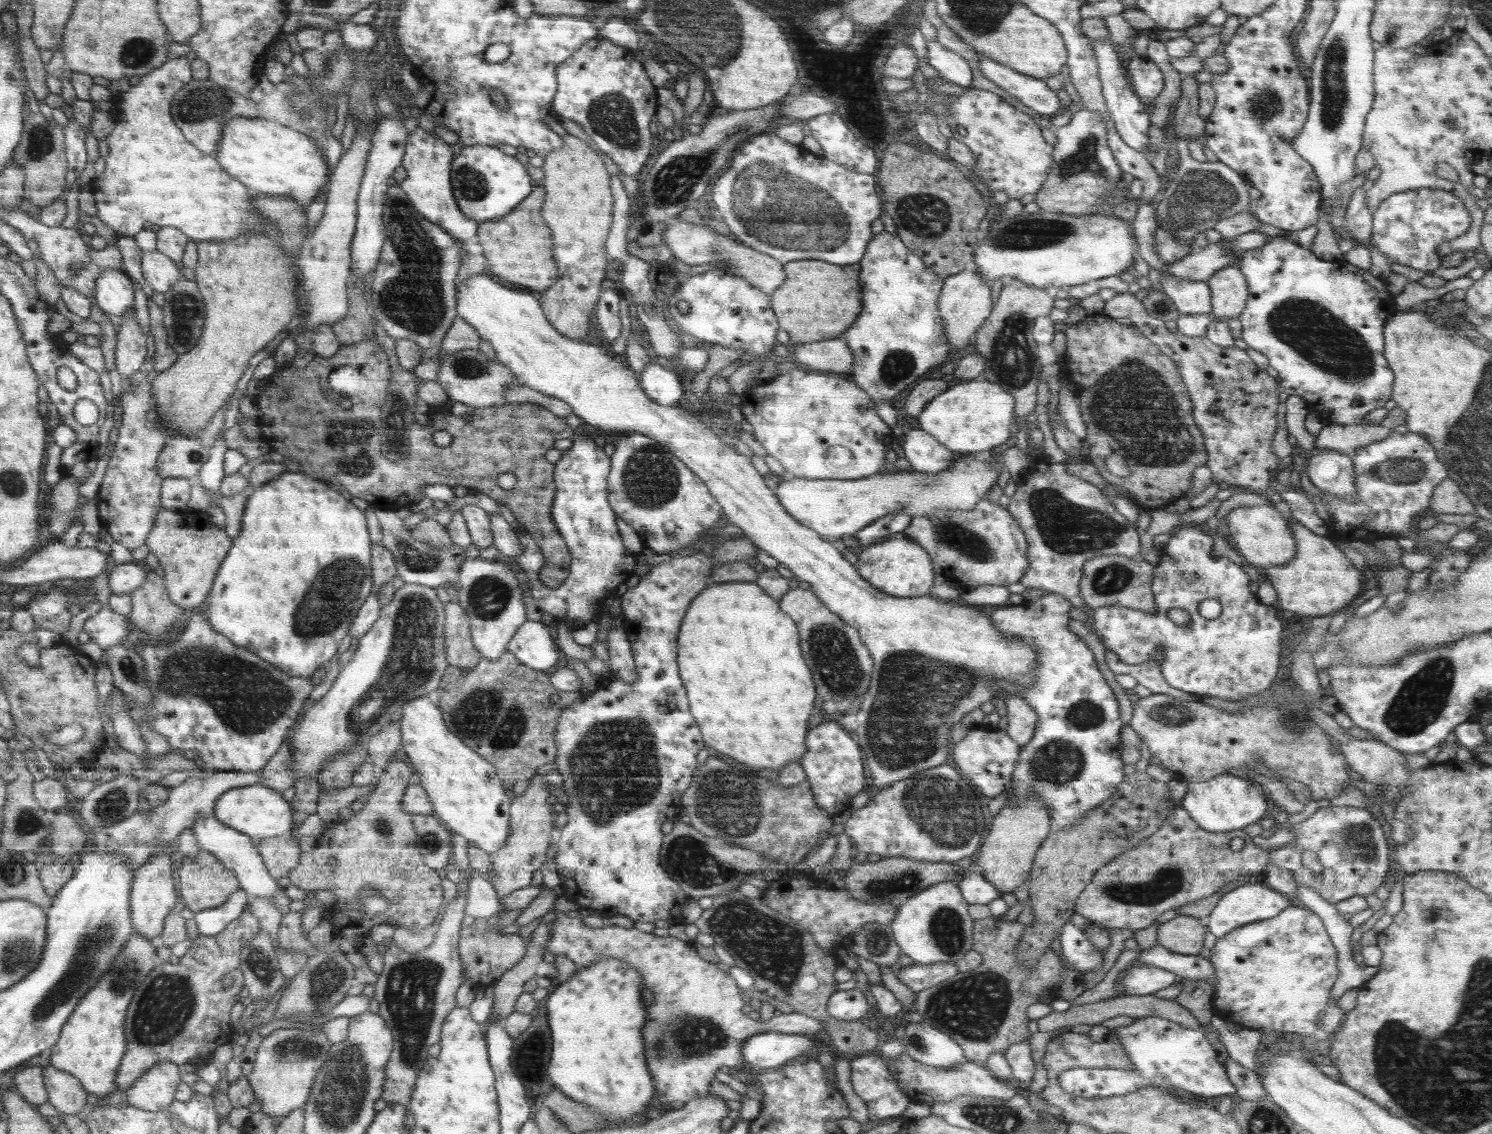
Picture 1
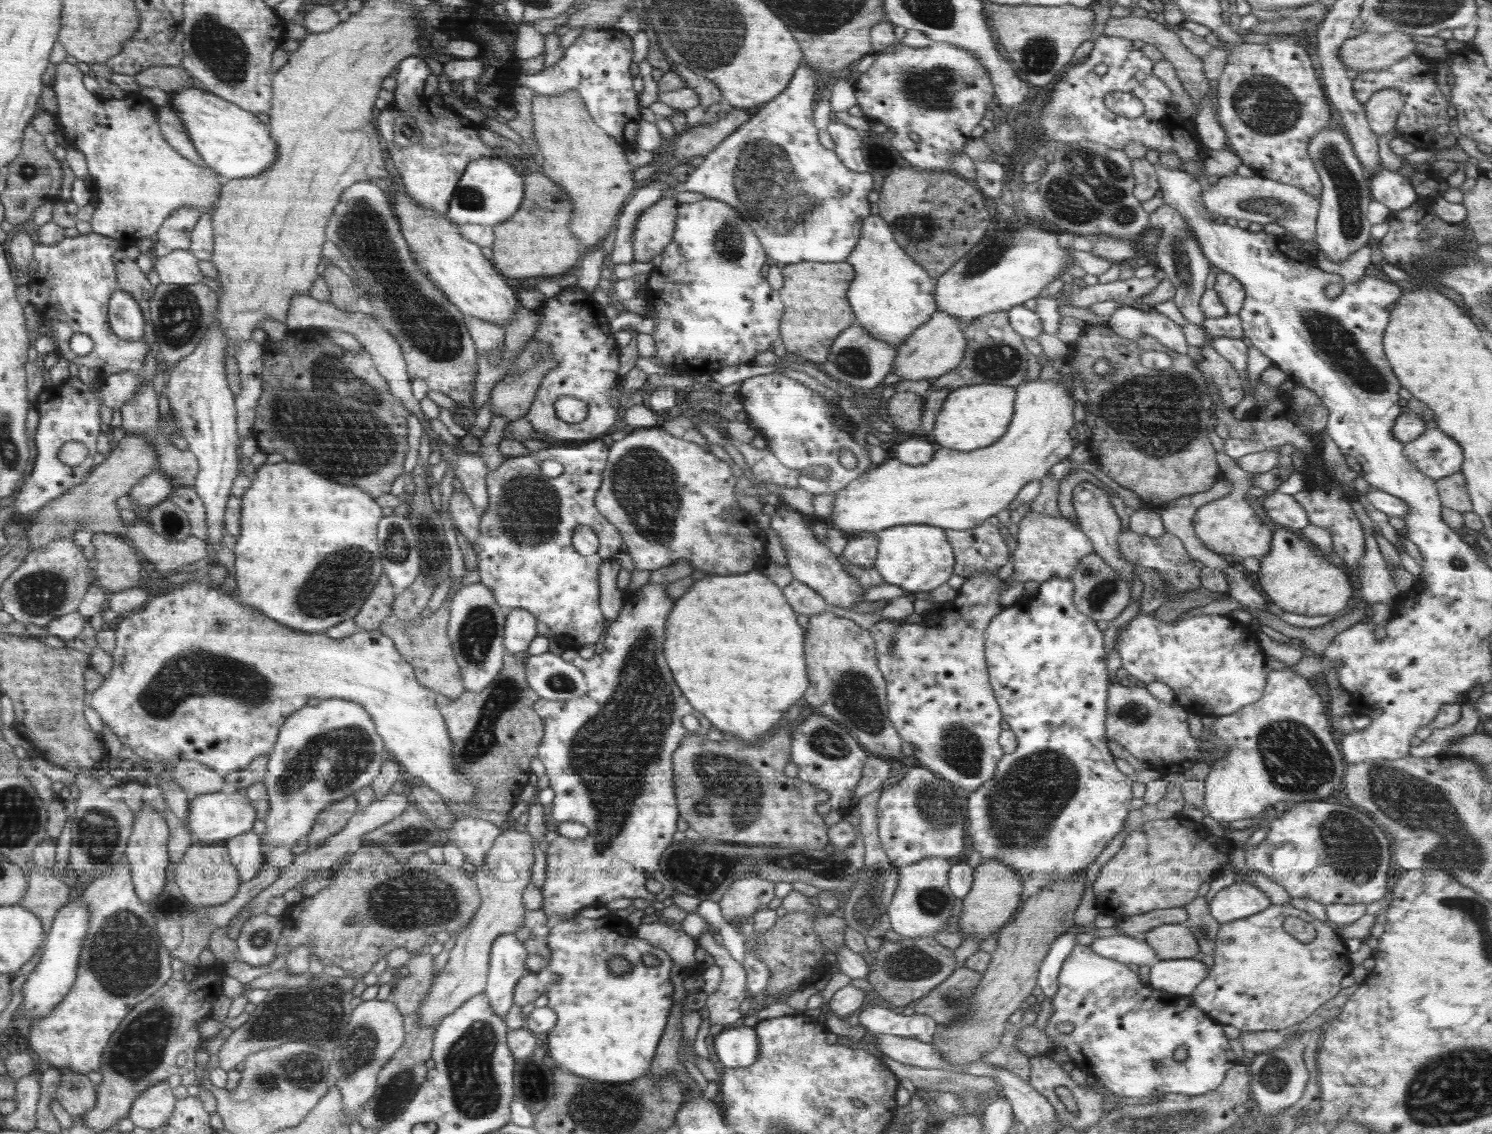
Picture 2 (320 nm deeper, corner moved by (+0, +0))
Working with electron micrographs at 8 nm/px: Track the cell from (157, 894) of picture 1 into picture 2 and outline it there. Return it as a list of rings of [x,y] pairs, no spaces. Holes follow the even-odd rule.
[[[145,807],[143,813],[135,816],[135,821],[129,836],[129,841],[125,850],[125,856],[132,871],[132,881],[138,896],[144,902],[150,902],[154,896],[158,896],[166,884],[164,874],[168,868],[168,852],[166,852],[166,842],[169,842],[168,827],[163,816],[154,810],[154,807]]]

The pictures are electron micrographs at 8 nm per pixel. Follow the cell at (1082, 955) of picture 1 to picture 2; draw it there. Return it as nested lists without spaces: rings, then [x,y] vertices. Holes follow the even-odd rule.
[[[1074,945],[1057,981],[1058,990],[1052,1000],[1053,1012],[1043,1031],[1053,1040],[1054,1049],[1068,1051],[1069,1067],[1076,1066],[1086,1070],[1087,1074],[1093,1074],[1099,1085],[1117,1096],[1158,1098],[1170,1092],[1182,1092],[1186,1096],[1209,1093],[1216,1090],[1226,1073],[1239,1063],[1222,1025],[1195,1006],[1190,997],[1177,998],[1169,992],[1155,989],[1150,983],[1142,982],[1138,971],[1132,971],[1123,962],[1100,956],[1088,946]],[[1064,1022],[1074,1024],[1074,1030],[1068,1035],[1056,1028]],[[1178,1046],[1186,1046],[1188,1057],[1185,1060],[1174,1059],[1174,1050]],[[1154,1062],[1160,1062],[1161,1067],[1155,1067]]]

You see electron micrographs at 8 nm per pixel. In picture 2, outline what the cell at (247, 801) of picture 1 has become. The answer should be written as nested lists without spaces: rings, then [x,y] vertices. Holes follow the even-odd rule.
[[[228,789],[198,796],[190,802],[185,818],[185,826],[192,836],[194,844],[224,844],[230,837],[252,830],[256,822],[256,811],[252,800],[243,791]]]

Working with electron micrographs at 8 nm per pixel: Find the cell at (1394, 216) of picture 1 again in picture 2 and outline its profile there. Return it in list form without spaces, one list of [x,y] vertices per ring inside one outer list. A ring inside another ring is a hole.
[[[1382,167],[1375,173],[1367,174],[1370,181],[1371,198],[1398,213],[1409,207],[1418,197],[1410,178],[1397,171]]]

